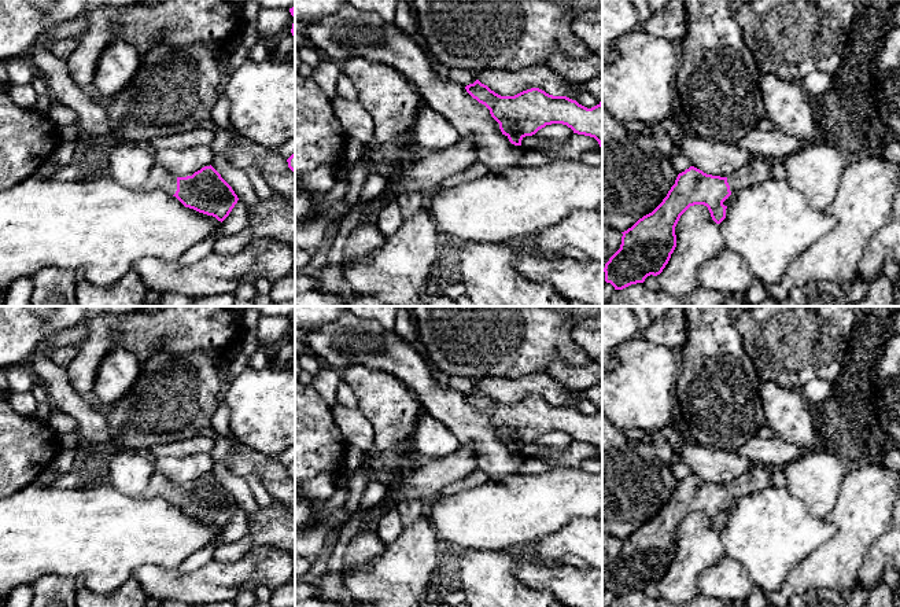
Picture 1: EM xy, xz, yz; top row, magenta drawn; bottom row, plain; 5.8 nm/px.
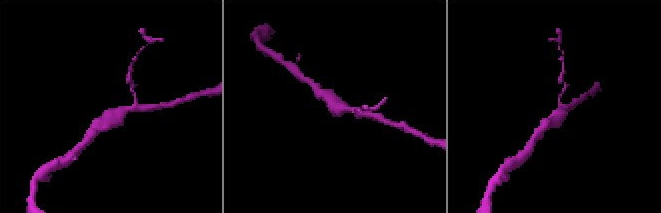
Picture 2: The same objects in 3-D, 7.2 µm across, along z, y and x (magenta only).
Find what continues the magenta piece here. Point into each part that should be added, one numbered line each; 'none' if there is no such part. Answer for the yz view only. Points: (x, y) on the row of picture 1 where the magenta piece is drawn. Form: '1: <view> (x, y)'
1: yz (758, 172)

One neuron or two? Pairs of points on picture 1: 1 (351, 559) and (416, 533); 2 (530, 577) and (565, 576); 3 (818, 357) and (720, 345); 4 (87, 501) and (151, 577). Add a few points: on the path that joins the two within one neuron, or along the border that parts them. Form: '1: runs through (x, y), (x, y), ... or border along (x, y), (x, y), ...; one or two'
1: border along (386, 547), (377, 556), (358, 566); two
2: runs through (538, 576), (557, 576); one
3: border along (731, 320), (759, 376); two
4: border along (173, 570), (154, 565), (141, 565), (132, 576); two

